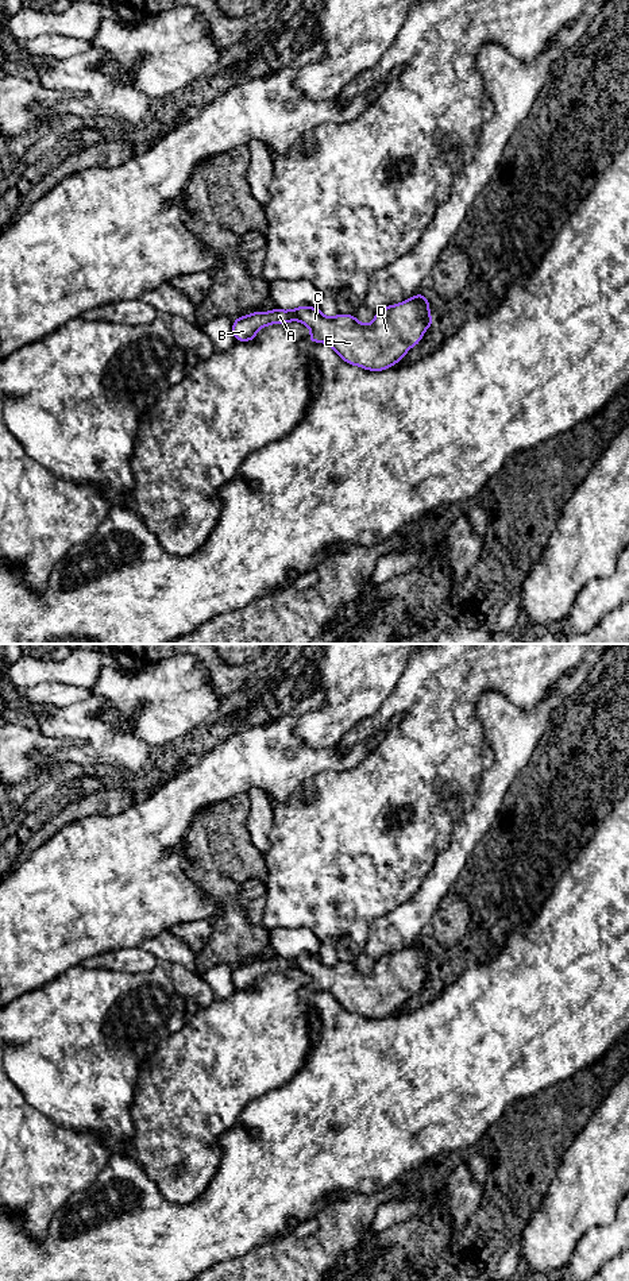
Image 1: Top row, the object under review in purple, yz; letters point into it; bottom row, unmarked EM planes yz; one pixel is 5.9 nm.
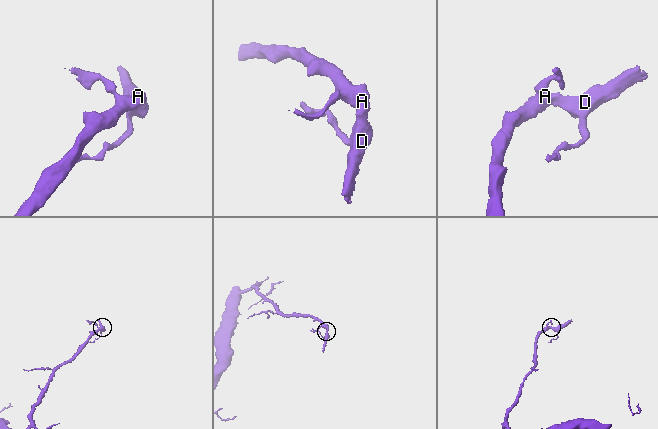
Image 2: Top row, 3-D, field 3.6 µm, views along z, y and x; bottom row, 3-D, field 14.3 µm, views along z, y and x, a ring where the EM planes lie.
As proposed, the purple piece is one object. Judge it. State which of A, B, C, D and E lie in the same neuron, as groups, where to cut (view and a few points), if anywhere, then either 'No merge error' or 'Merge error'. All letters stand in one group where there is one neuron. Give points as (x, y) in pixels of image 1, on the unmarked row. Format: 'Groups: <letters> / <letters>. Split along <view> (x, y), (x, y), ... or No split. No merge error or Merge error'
Groups: A B C D E. No split. No merge error

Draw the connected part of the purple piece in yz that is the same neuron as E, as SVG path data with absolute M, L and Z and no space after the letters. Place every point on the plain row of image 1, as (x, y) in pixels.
M421 941L387 953L370 972L362 972L354 962L327 965L320 956L308 953L289 958L275 956L235 966L232 981L238 989L251 989L265 975L300 969L310 979L309 991L331 993L348 1012L383 1019L398 1011L433 973L429 957L429 948Z

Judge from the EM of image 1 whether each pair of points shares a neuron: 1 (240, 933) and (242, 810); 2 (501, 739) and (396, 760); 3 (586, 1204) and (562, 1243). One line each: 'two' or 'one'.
1: one
2: two
3: one

